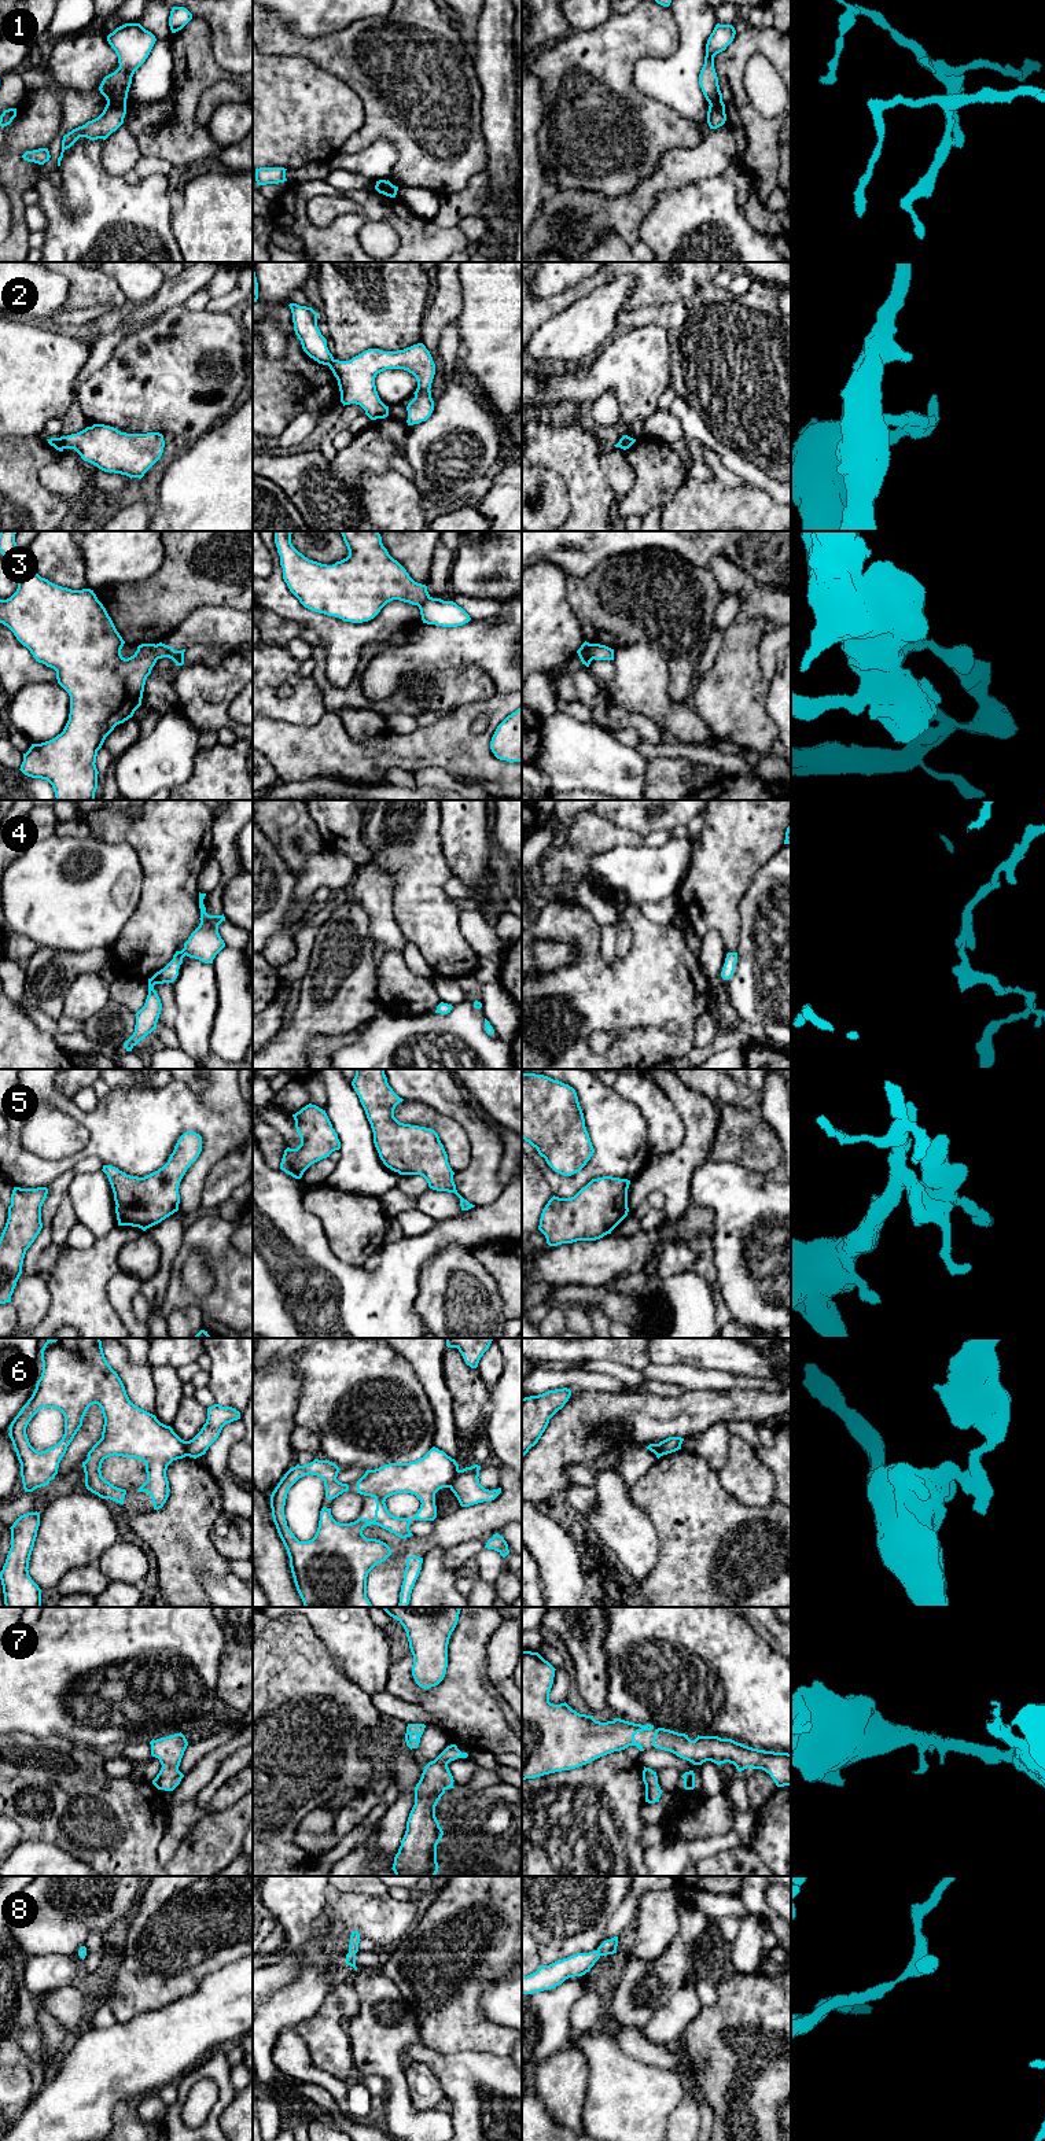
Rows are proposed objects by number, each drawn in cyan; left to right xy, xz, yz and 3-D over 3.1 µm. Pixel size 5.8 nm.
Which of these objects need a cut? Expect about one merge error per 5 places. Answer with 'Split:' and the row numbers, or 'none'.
Split: 1, 2, 3, 6

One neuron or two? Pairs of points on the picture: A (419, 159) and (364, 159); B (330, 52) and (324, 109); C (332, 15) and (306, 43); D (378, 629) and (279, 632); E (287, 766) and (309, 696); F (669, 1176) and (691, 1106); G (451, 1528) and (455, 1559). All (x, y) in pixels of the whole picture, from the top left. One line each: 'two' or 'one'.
A: two
B: two
C: two
D: two
E: two
F: one
G: two

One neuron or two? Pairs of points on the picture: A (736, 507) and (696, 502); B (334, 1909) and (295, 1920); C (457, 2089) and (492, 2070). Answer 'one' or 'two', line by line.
A: one
B: two
C: one

